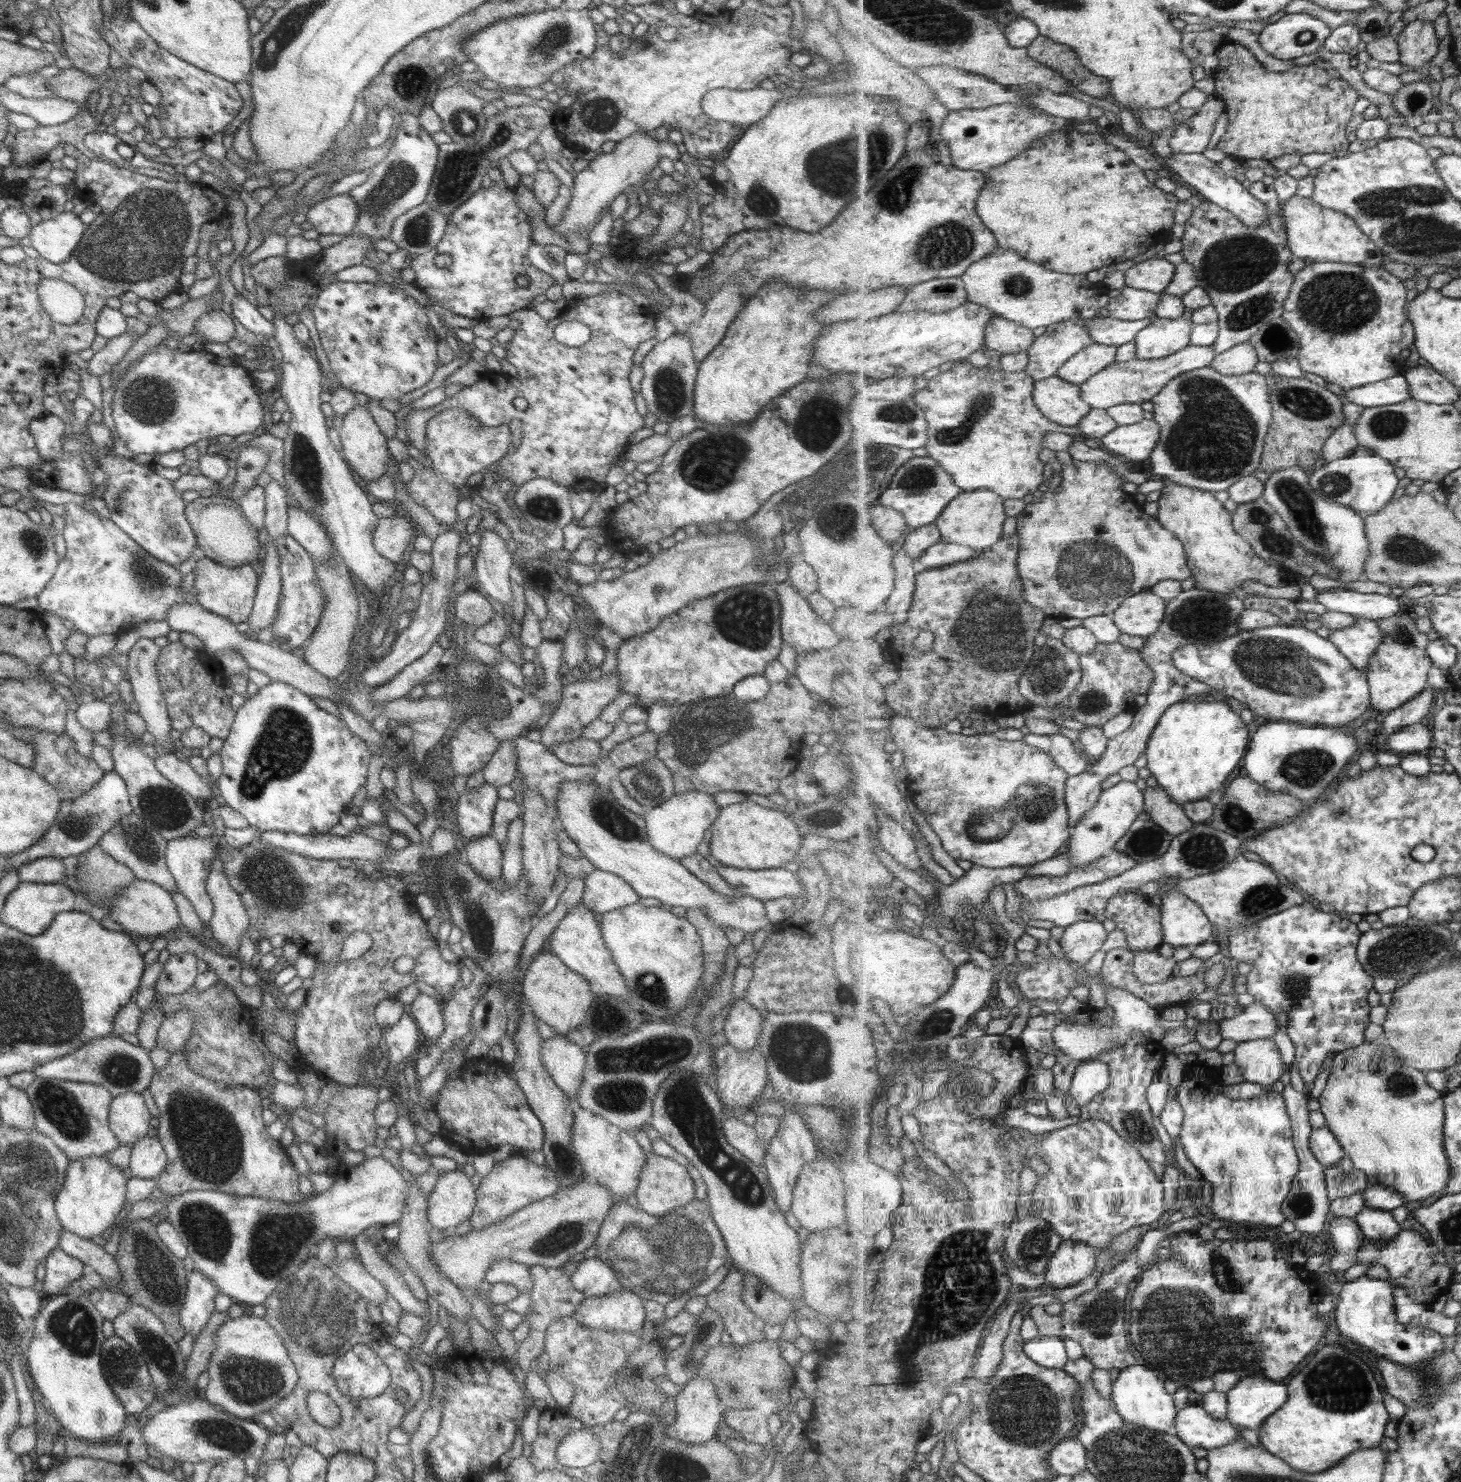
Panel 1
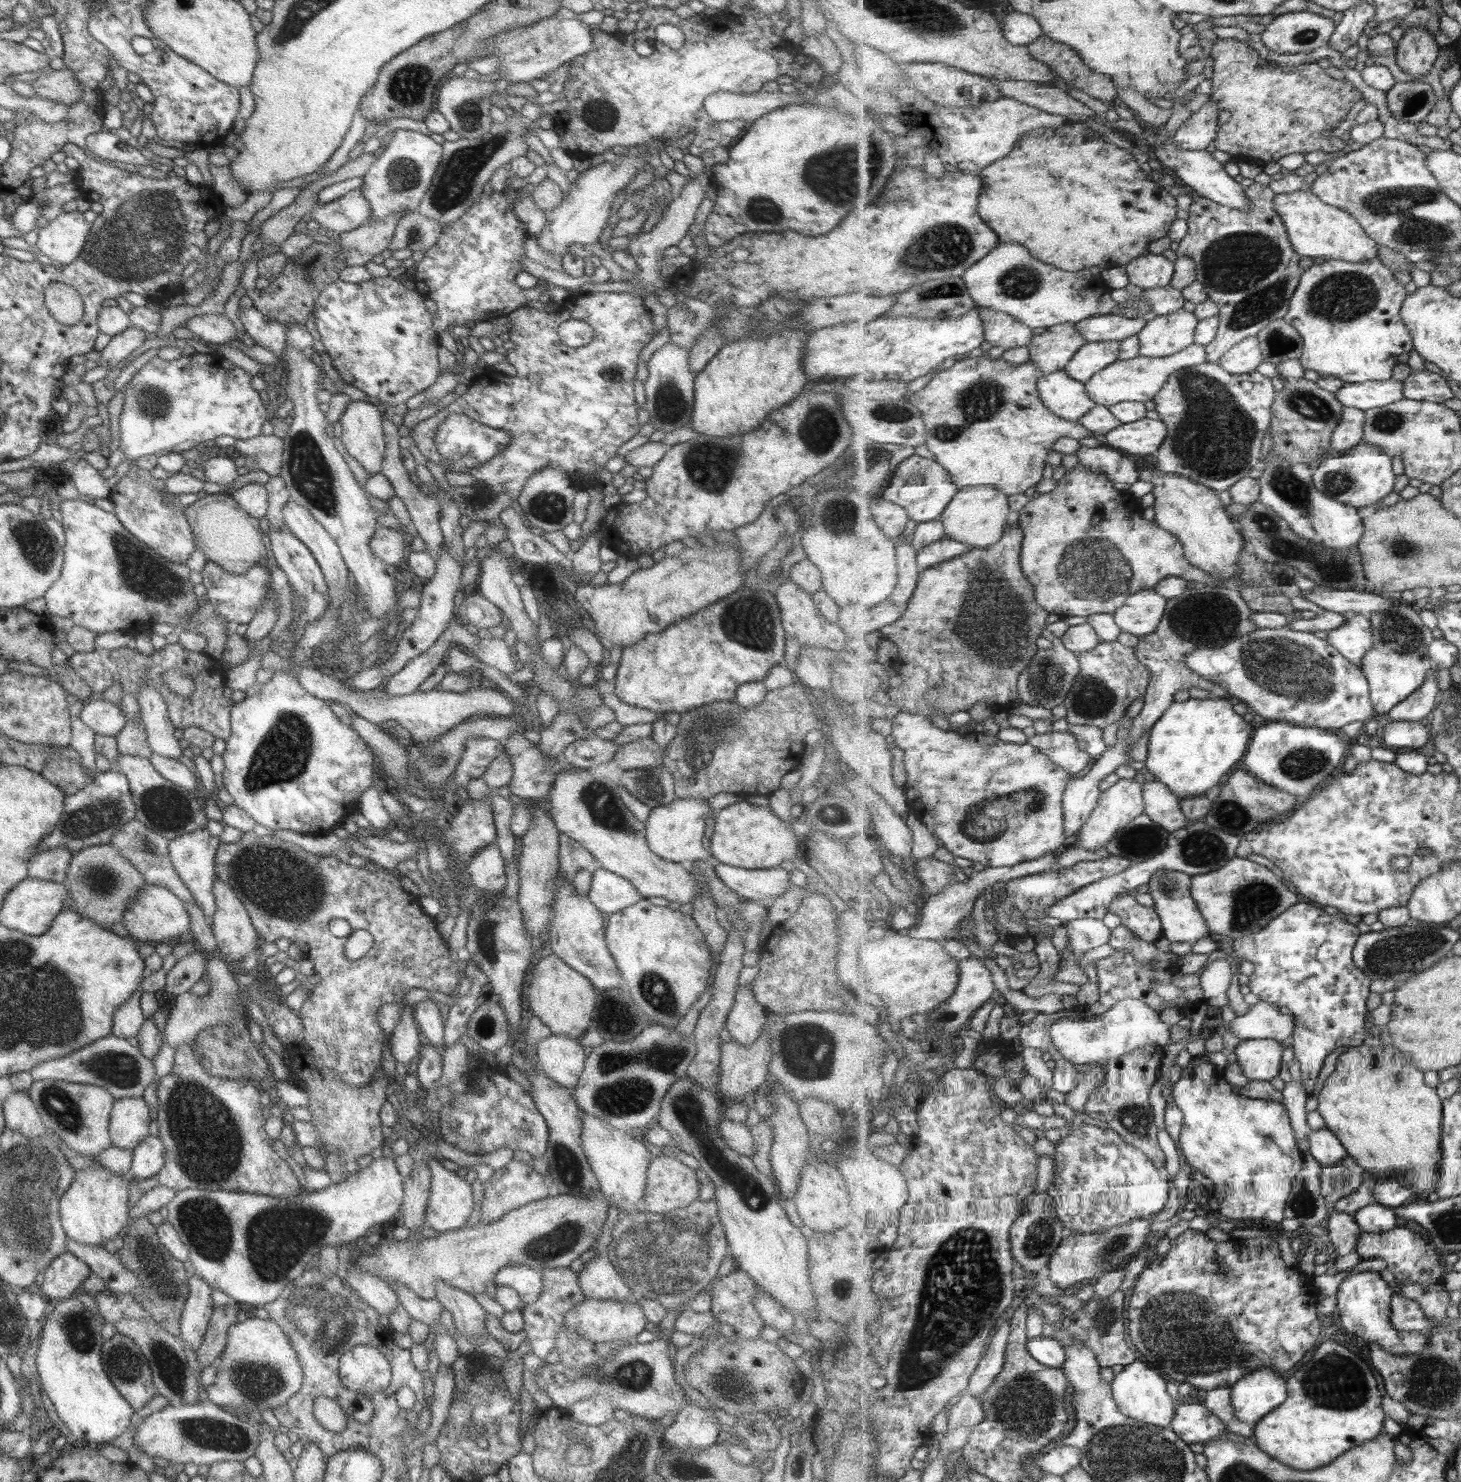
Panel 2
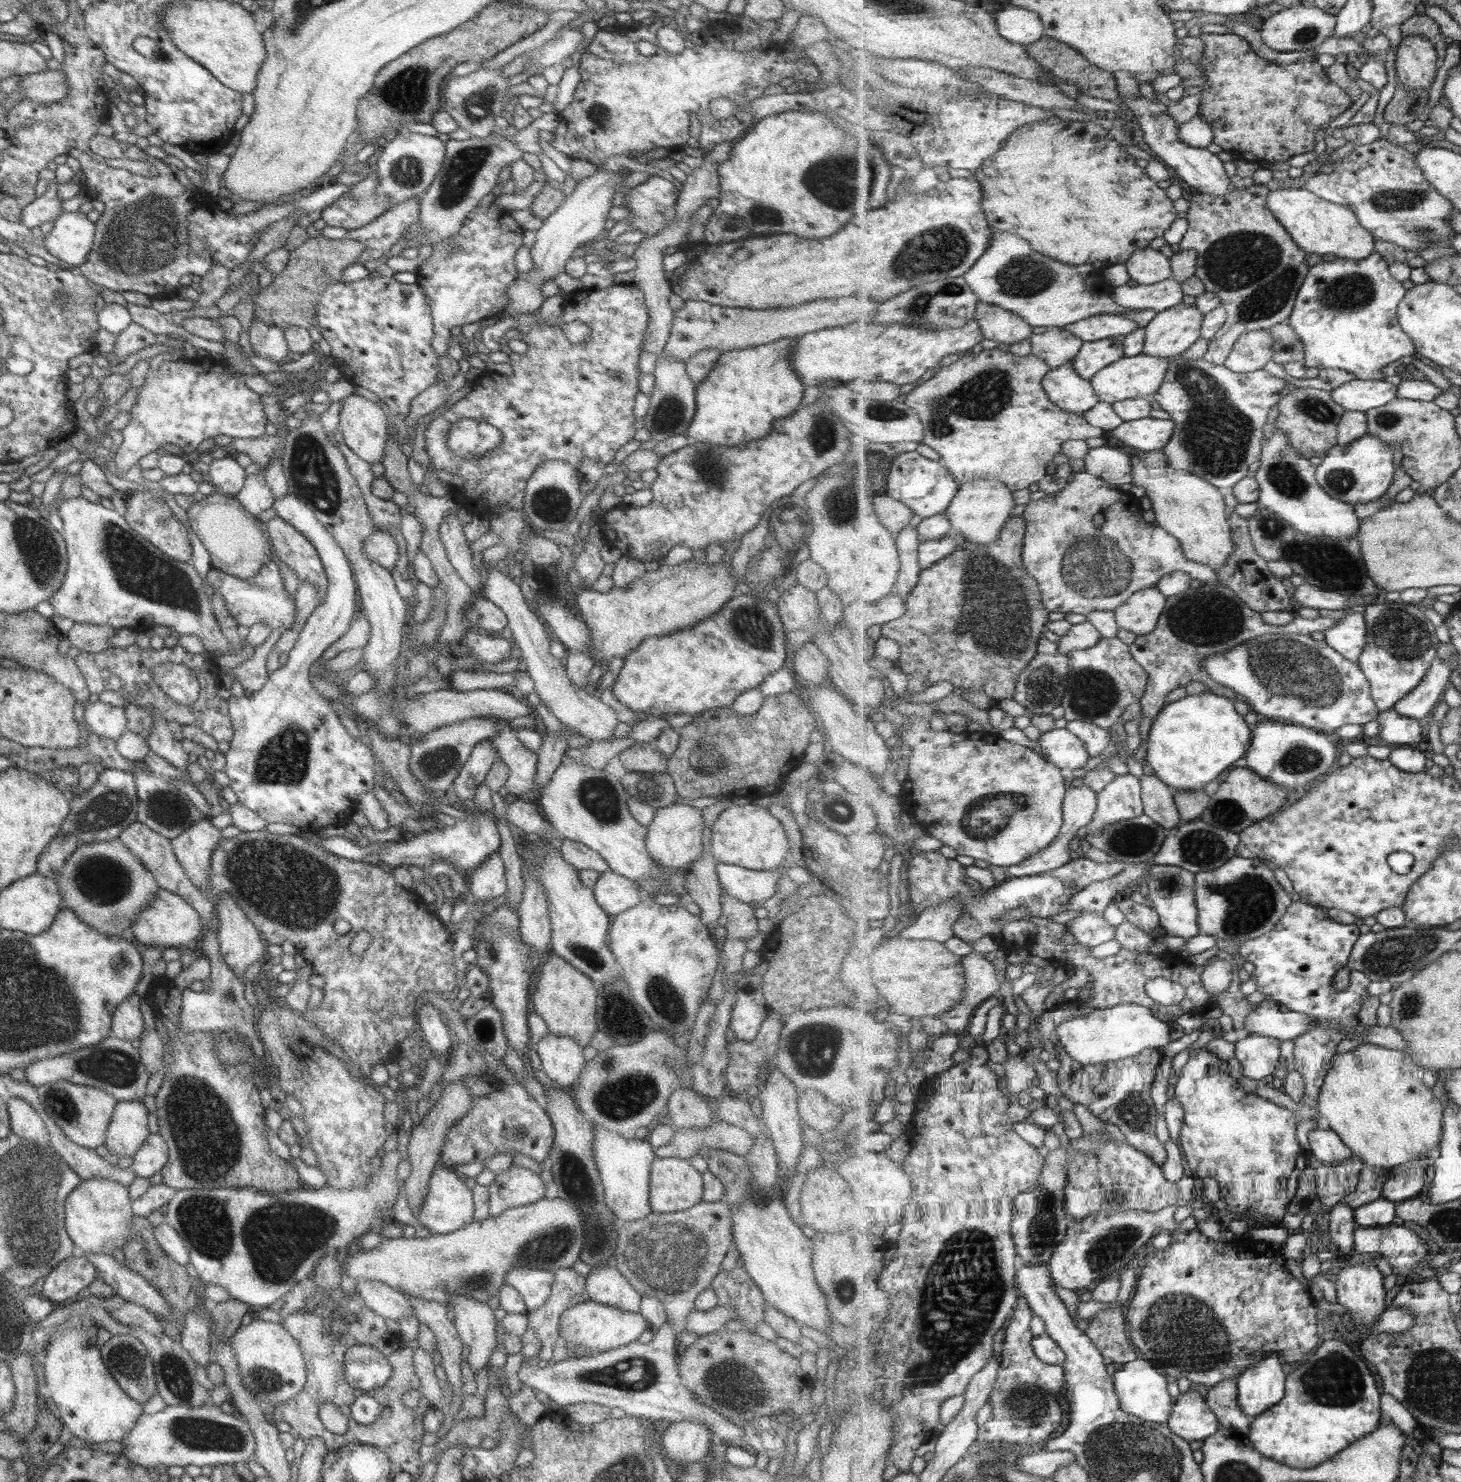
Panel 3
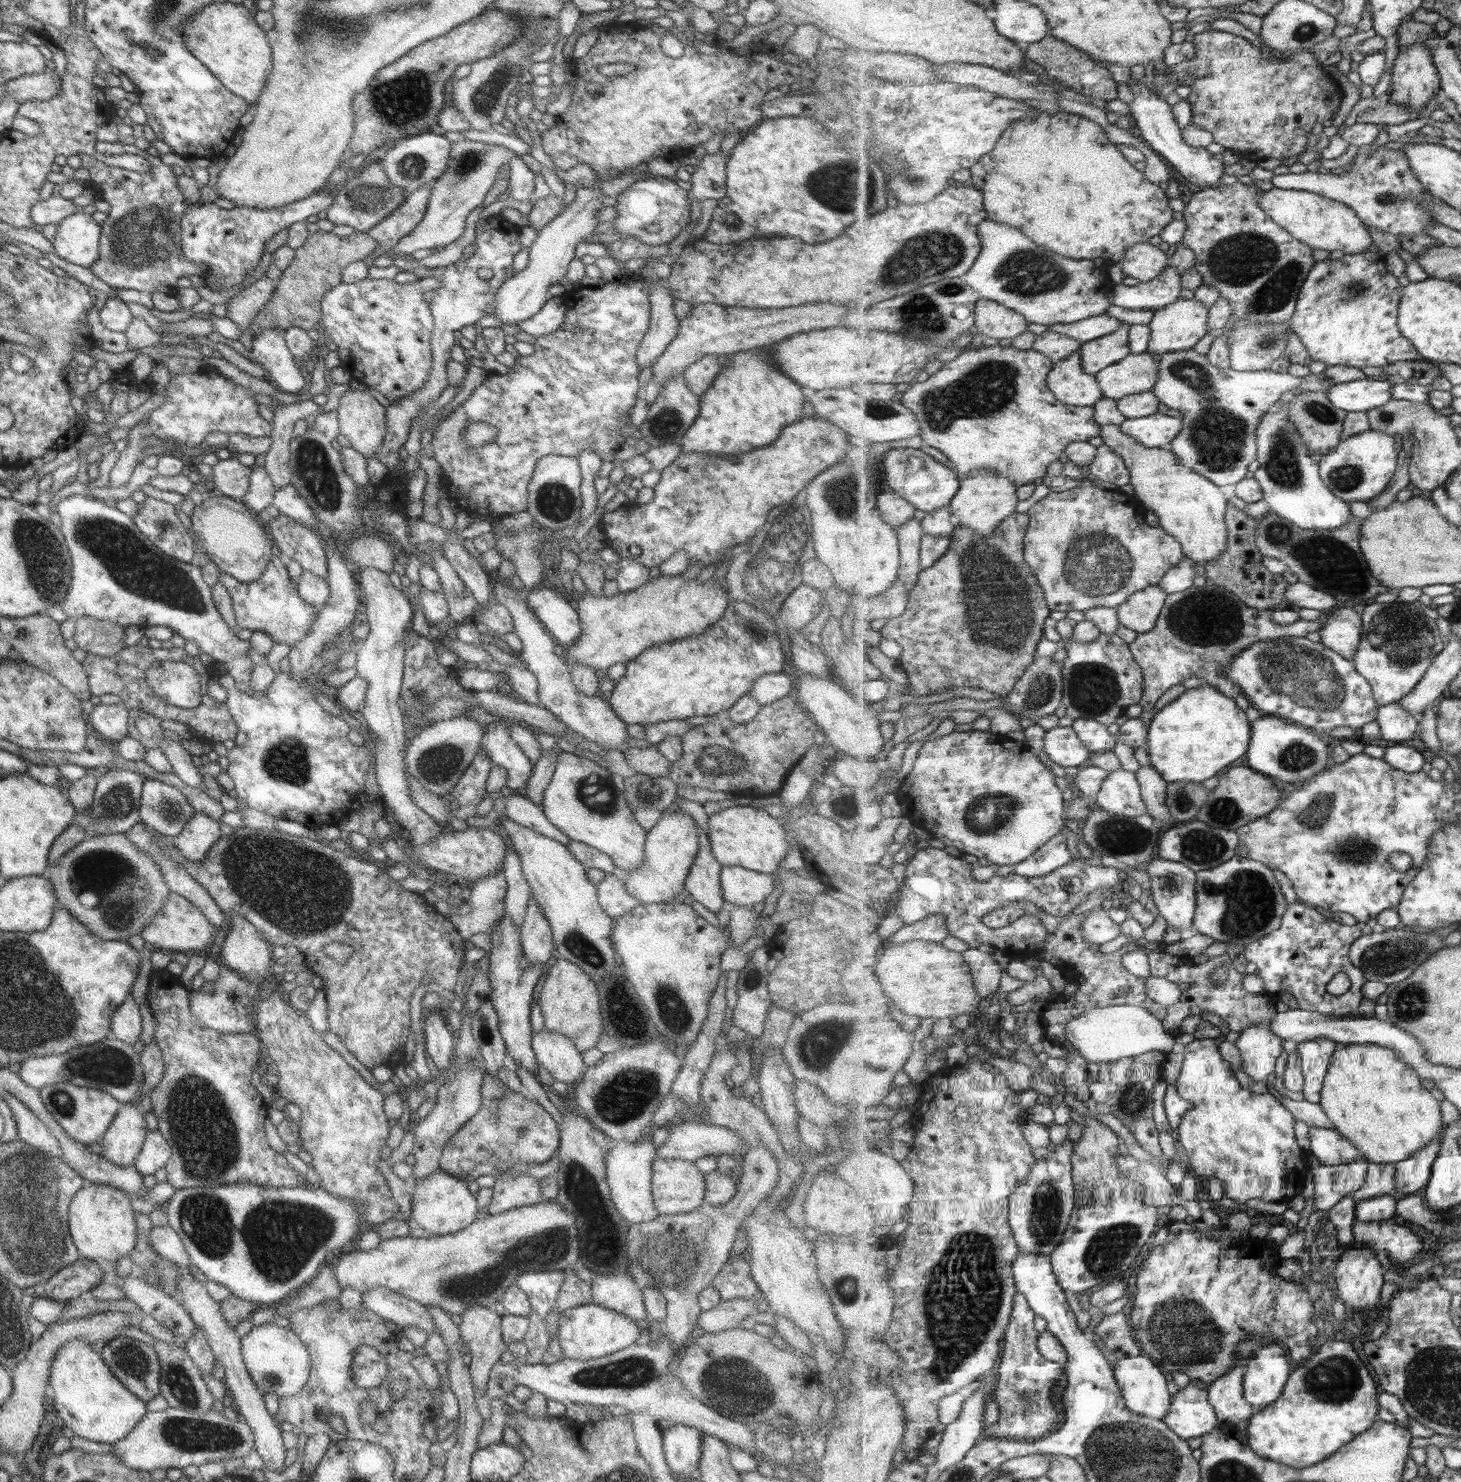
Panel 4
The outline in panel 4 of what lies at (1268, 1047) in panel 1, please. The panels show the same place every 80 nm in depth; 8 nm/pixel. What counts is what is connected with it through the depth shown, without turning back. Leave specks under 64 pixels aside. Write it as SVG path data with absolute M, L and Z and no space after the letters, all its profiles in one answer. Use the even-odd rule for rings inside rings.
M1267 1024L1250 1026L1234 1042L1243 1057L1242 1070L1253 1080L1266 1081L1283 1054L1283 1039Z

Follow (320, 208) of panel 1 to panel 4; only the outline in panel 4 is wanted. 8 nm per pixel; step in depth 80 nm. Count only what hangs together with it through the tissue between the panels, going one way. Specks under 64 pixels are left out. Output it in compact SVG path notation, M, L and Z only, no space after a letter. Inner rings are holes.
M367 163L366 167L356 177L347 180L335 191L333 202L325 210L327 222L333 226L349 226L357 232L366 232L373 225L383 221L404 200L403 190L389 186L389 180L379 163Z

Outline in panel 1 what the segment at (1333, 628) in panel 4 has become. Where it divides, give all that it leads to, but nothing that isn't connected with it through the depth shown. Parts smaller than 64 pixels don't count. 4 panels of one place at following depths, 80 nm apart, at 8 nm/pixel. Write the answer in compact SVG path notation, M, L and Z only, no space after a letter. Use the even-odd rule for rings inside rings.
M1361 618L1351 628L1331 631L1329 639L1359 670L1369 672L1371 658L1383 644L1383 628L1377 621Z

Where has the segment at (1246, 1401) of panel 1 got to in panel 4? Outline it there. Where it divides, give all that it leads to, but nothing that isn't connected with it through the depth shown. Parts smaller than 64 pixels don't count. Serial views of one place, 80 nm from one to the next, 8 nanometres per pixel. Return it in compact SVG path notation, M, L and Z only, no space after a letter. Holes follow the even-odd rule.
M1279 1343L1259 1347L1249 1359L1243 1377L1244 1395L1256 1412L1282 1396L1292 1374L1291 1359L1287 1347Z

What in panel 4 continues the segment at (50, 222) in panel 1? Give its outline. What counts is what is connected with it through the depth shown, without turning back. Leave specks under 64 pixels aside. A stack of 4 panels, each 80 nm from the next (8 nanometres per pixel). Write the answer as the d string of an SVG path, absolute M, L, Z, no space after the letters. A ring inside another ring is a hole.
M81 212L71 214L56 227L54 254L65 262L87 268L98 259L99 225Z

